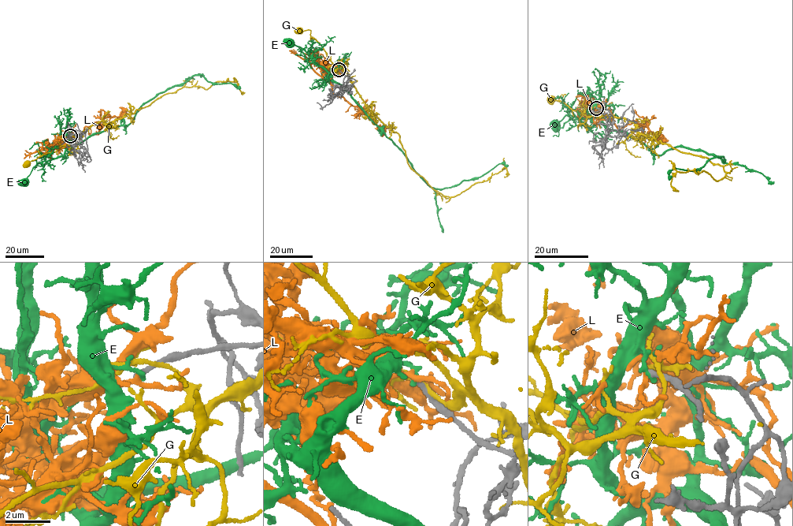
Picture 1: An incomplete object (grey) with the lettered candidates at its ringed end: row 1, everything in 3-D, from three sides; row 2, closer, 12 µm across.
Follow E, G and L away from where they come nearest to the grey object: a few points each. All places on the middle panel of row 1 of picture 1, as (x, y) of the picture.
E: (339, 70), (336, 67), (331, 74), (327, 72), (304, 50), (291, 42)
G: (340, 71), (342, 72), (342, 69), (327, 57), (326, 52), (311, 36), (309, 30), (299, 31)
L: (339, 69), (331, 74), (329, 78), (332, 93), (357, 106), (379, 125)

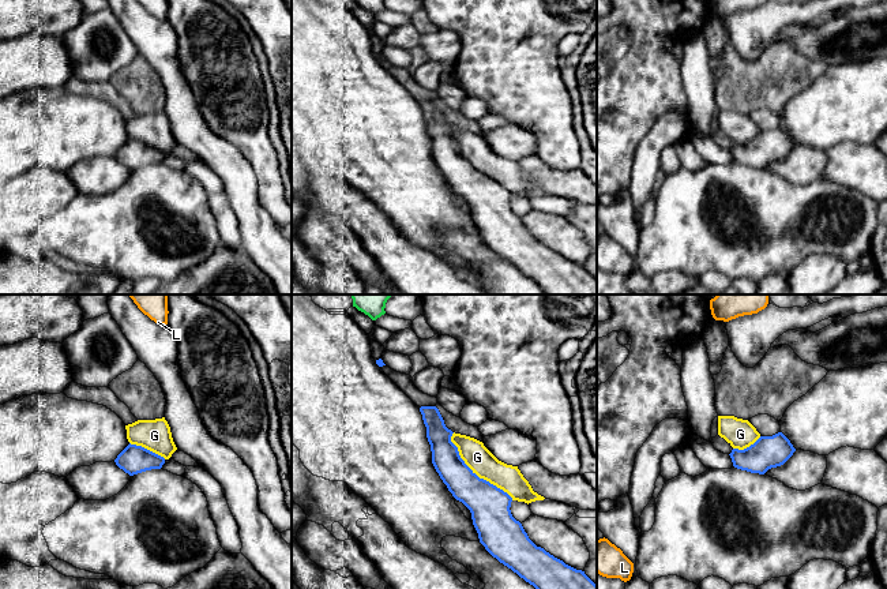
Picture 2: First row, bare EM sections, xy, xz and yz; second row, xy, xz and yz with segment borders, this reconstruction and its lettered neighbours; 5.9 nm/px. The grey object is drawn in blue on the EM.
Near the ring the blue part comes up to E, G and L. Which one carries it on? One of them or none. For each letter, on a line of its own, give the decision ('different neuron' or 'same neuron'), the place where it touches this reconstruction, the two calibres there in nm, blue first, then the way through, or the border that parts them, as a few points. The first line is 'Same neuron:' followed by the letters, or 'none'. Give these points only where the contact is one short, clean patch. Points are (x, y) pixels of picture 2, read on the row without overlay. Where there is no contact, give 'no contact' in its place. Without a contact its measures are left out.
Same neuron: none
E: different neuron; no contact
G: different neuron; contact xz (474, 168); calibres 240 and 160 nm
L: different neuron; no contact

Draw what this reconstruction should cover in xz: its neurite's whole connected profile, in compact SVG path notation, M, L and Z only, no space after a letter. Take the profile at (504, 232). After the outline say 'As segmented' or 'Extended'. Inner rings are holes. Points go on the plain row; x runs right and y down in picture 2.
M421 101L420 106L426 121L426 132L432 146L432 158L452 191L470 205L473 220L478 228L480 237L485 241L485 244L500 258L533 280L541 288L544 294L597 294L597 280L585 269L585 266L565 259L563 255L555 252L544 243L537 241L529 233L522 218L512 211L510 205L512 192L489 176L480 173L465 158L459 150L458 142L451 136L454 127L446 121L439 104L436 101Z. As segmented

